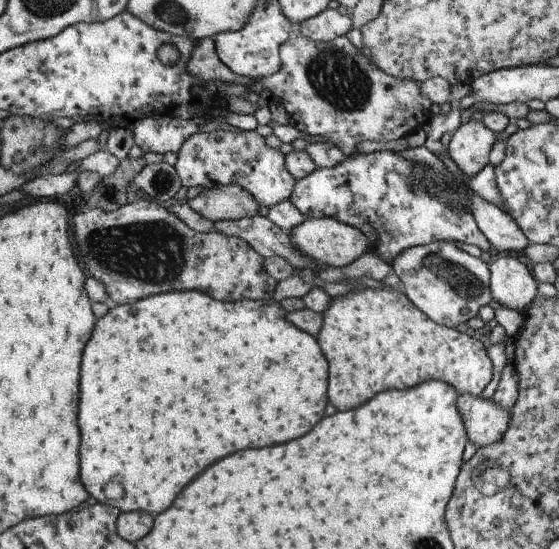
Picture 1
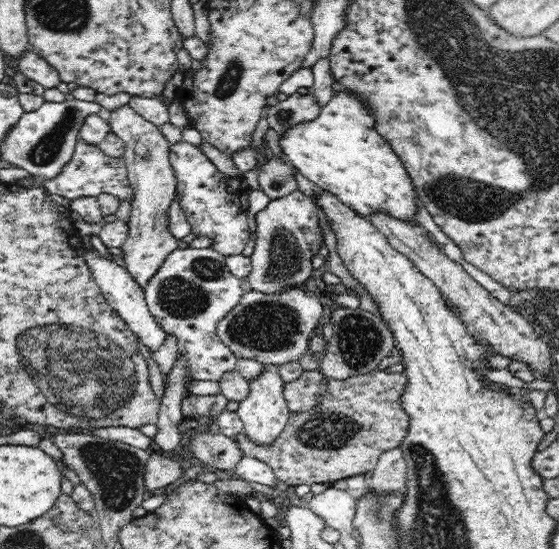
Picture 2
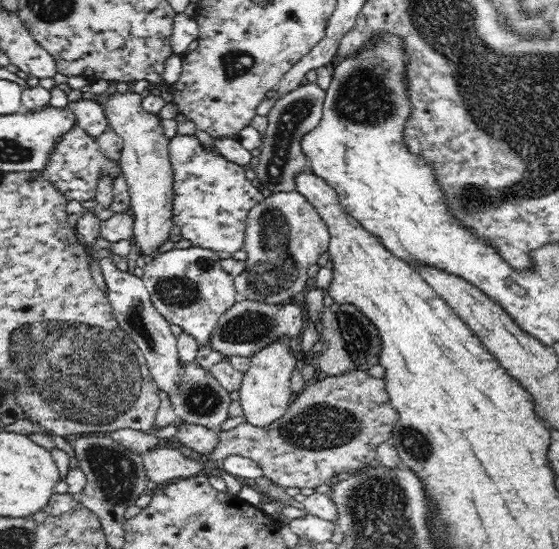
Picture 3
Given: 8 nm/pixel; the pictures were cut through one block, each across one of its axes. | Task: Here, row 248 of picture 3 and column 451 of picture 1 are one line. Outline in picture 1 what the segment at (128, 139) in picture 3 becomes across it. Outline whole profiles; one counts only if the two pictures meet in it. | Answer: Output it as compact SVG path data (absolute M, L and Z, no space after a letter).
M471 119L465 124L460 124L452 133L451 139L445 148L451 160L455 162L455 168L463 175L473 177L485 164L487 164L487 156L489 150L495 142L495 133L488 129L481 121Z

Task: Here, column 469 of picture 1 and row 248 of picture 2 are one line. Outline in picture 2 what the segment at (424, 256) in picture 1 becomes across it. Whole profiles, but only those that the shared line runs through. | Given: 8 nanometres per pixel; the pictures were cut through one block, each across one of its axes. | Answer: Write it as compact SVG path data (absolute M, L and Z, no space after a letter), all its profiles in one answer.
M295 190L288 196L271 200L255 215L257 239L252 257L252 272L244 278L247 289L275 293L288 287L304 285L313 268L310 259L318 253L322 242L322 228L318 221L318 207L302 193Z

